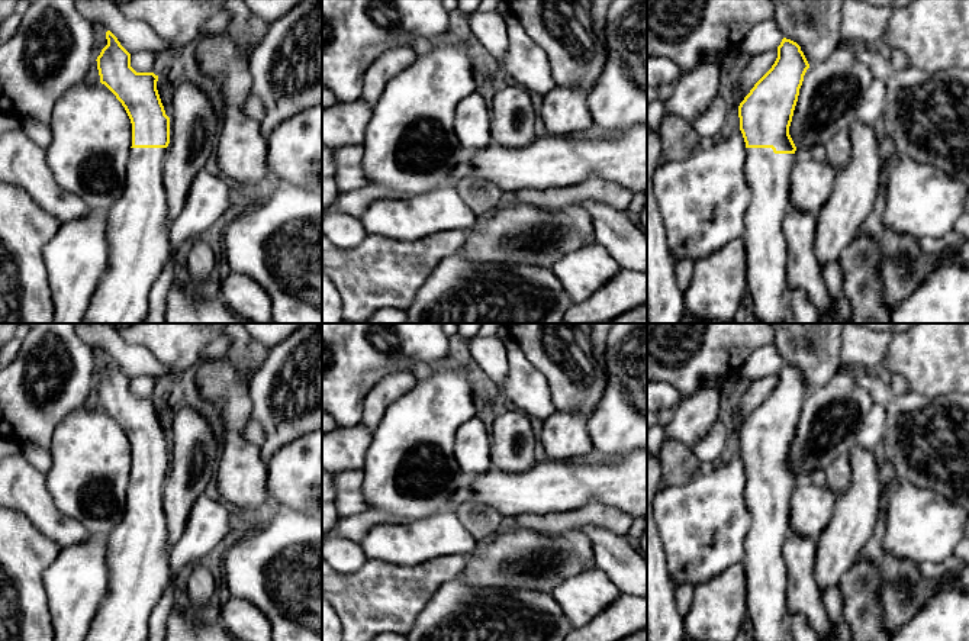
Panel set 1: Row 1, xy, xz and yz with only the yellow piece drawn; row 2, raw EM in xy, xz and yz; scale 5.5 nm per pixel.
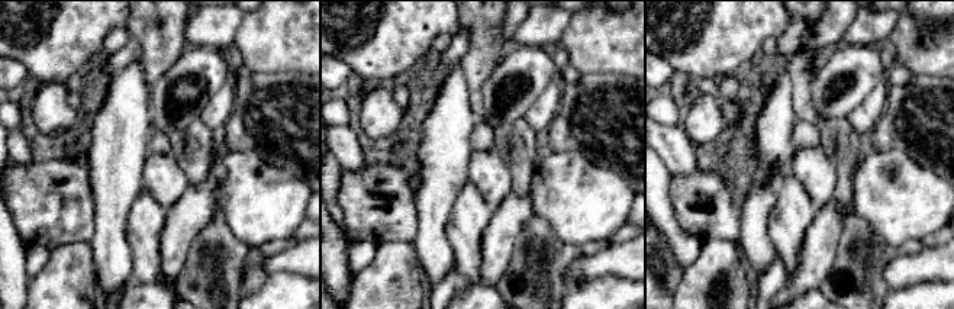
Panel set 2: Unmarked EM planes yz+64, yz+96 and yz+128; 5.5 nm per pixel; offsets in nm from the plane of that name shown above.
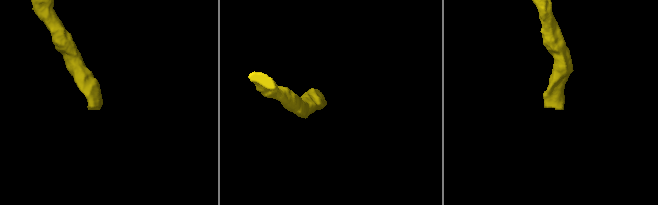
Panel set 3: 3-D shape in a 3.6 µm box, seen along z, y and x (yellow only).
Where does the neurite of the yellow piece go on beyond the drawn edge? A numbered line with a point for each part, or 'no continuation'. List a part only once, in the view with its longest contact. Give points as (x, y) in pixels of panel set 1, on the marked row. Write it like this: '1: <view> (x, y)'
1: yz (768, 174)

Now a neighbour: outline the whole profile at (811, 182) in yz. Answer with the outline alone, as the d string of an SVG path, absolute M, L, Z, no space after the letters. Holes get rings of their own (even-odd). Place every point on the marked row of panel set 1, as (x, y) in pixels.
M798 146L791 174L789 204L817 216L833 194L834 180L833 165L817 161L808 146Z

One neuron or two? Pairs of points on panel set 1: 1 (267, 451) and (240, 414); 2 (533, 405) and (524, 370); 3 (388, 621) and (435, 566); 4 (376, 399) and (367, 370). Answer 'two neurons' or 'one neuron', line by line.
1: two neurons
2: one neuron
3: one neuron
4: two neurons

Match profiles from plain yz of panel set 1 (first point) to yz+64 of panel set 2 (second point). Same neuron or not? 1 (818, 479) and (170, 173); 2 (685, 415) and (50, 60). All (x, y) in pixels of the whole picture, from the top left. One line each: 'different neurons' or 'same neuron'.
1: different neurons
2: different neurons

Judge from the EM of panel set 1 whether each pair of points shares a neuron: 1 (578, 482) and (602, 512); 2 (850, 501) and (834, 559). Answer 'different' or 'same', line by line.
1: different
2: same

